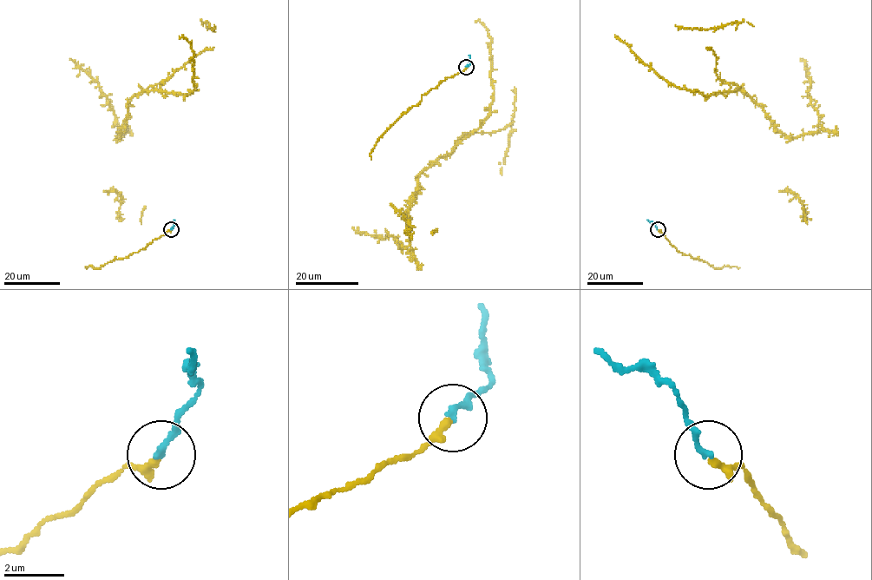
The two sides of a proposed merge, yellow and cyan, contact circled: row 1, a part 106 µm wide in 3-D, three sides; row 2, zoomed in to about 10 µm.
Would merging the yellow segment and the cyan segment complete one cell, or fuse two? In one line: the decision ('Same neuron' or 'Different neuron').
Same neuron

